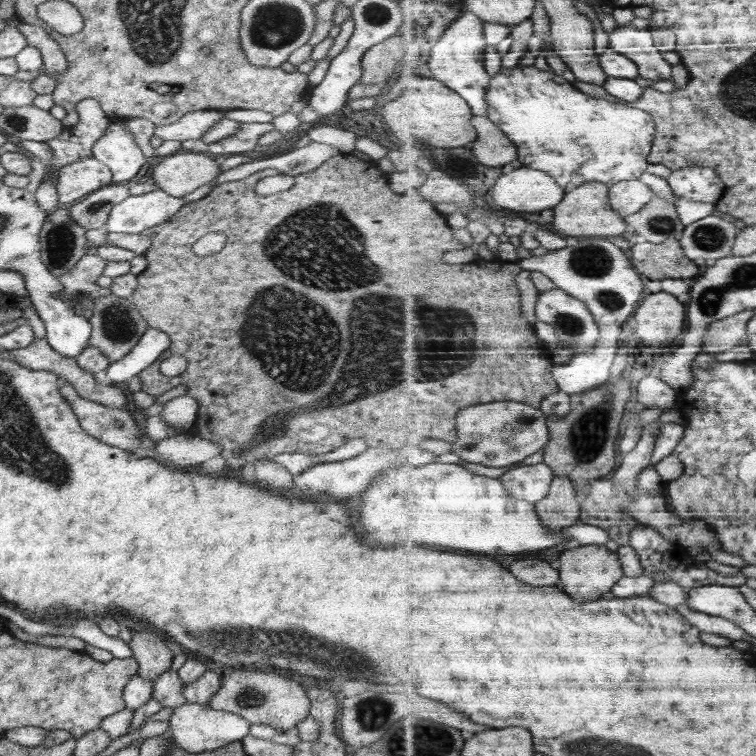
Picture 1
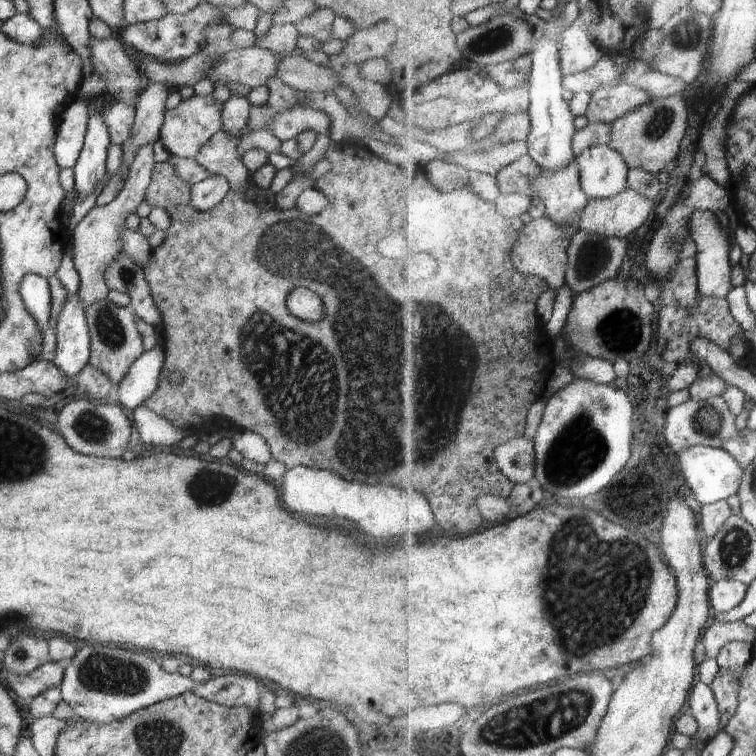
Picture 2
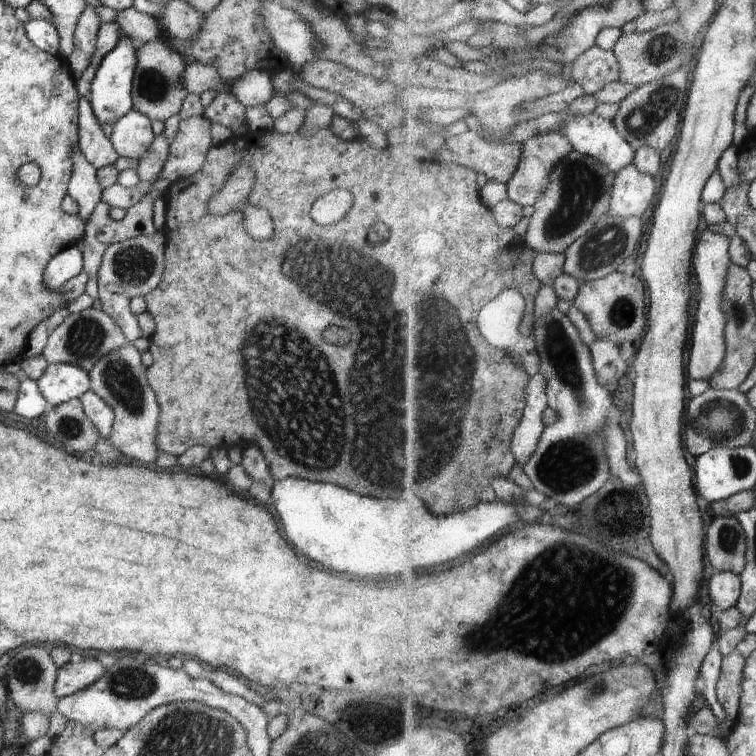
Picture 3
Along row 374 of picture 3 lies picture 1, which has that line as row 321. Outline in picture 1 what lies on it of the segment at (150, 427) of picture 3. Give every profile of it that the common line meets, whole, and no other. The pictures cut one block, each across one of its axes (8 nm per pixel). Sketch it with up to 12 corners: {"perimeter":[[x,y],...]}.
{"perimeter":[[132,299],[94,301],[89,345],[122,360],[149,327]]}

